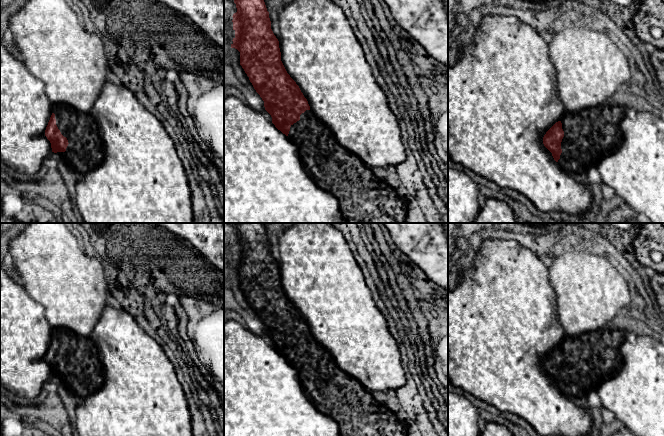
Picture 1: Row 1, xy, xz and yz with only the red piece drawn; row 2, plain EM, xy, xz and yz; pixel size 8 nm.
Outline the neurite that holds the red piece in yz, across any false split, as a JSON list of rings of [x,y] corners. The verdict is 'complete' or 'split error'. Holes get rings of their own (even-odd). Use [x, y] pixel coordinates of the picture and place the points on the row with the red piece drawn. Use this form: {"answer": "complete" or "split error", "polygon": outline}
{"answer": "split error", "polygon": [[[612,100],[594,108],[579,110],[576,112],[567,112],[567,115],[556,122],[544,135],[543,144],[552,153],[557,164],[569,175],[579,180],[586,179],[589,168],[596,164],[605,156],[615,151],[622,143],[622,130],[620,123],[625,117],[624,108],[619,100]]]}

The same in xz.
{"answer": "split error", "polygon": [[[234,0],[234,3],[237,12],[232,16],[235,37],[231,48],[240,52],[240,65],[264,101],[272,123],[295,145],[306,172],[338,200],[343,223],[405,223],[407,206],[403,200],[339,144],[331,130],[316,118],[299,86],[287,73],[264,0]]]}

